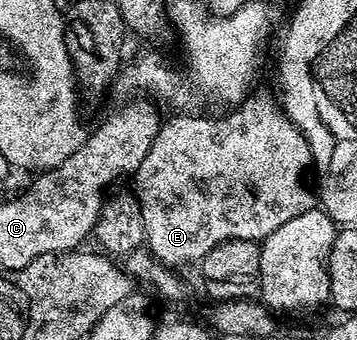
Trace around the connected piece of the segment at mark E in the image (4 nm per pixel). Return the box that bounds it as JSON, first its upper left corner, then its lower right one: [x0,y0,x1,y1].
[134,92,313,268]

